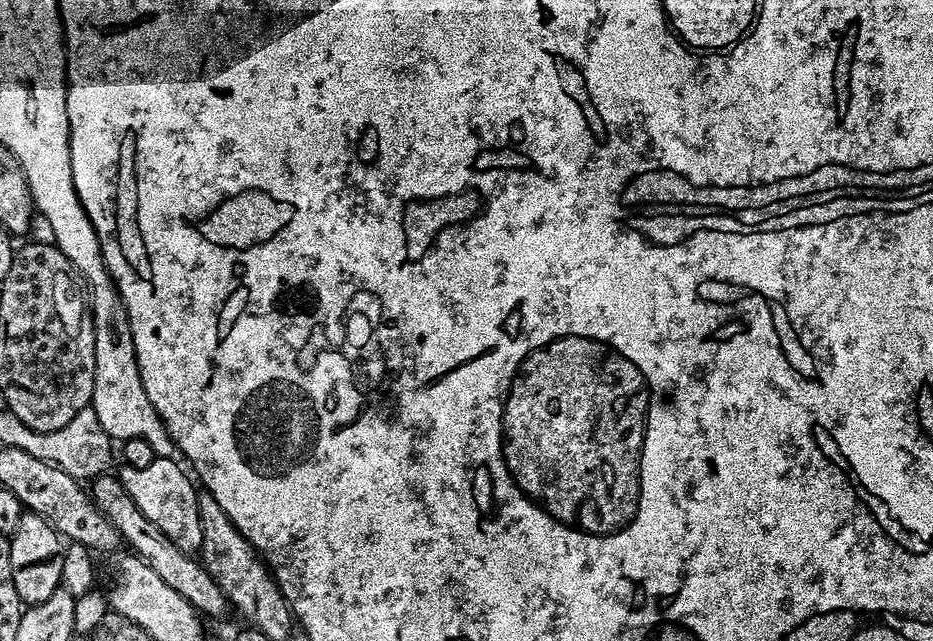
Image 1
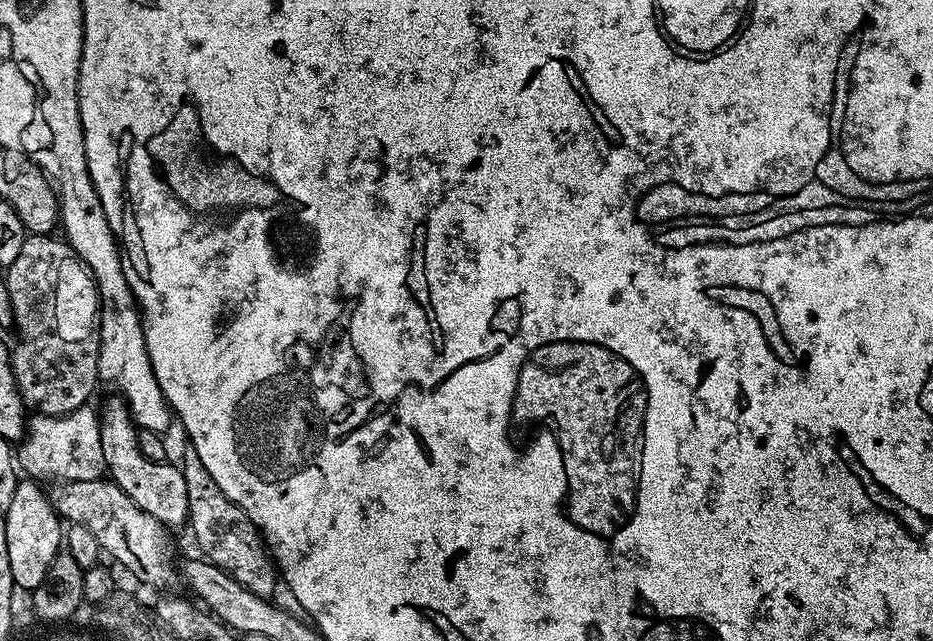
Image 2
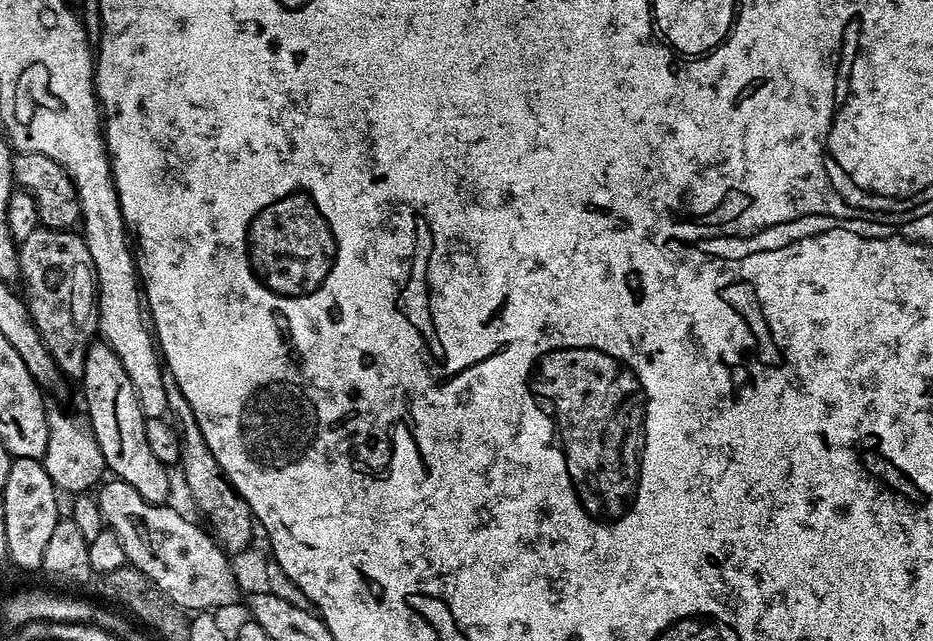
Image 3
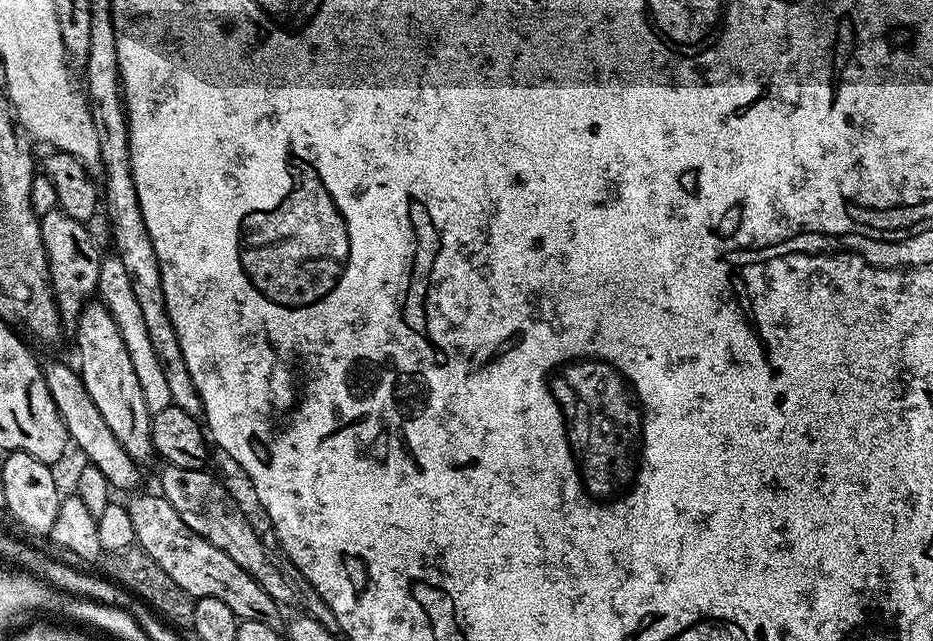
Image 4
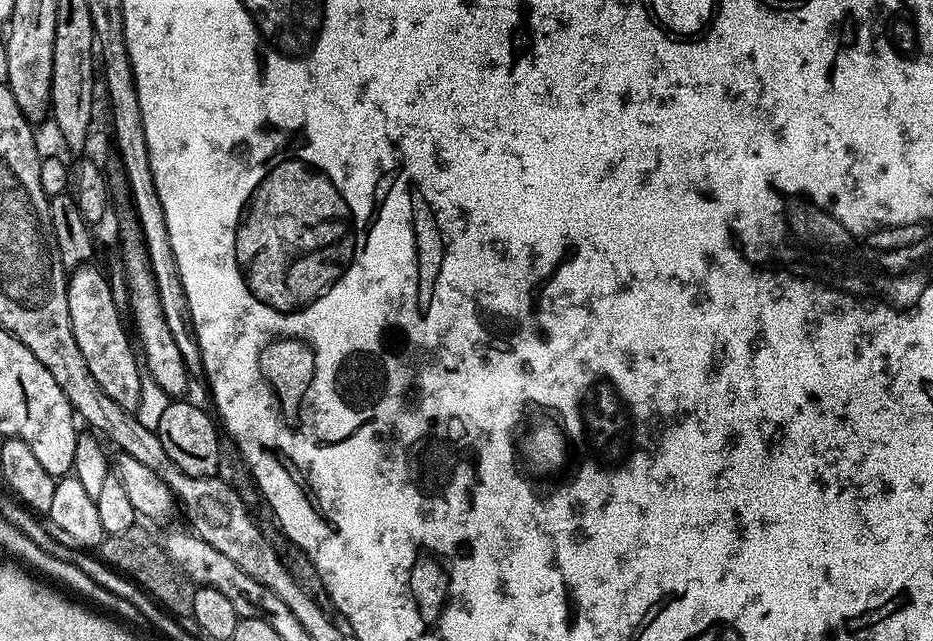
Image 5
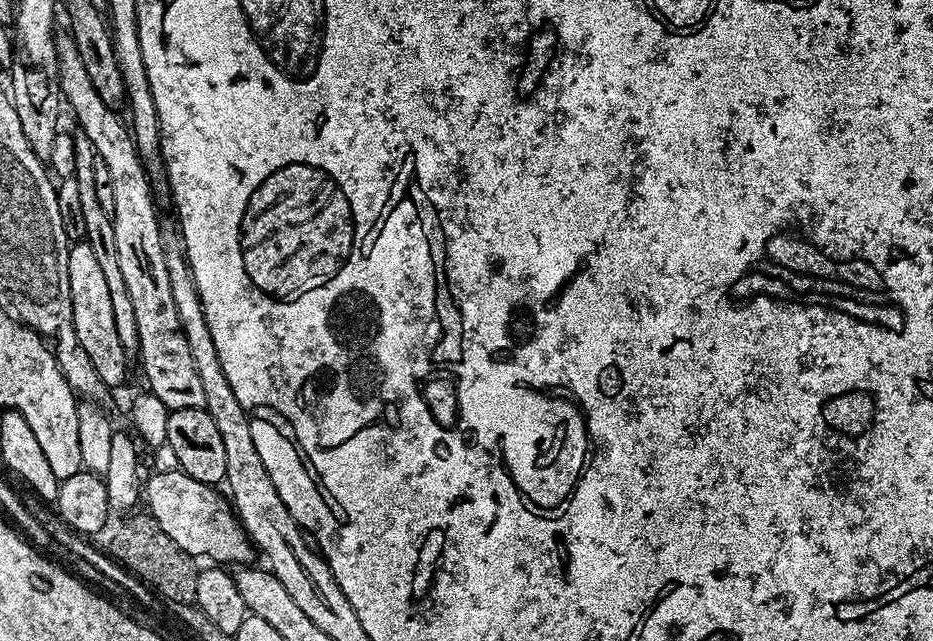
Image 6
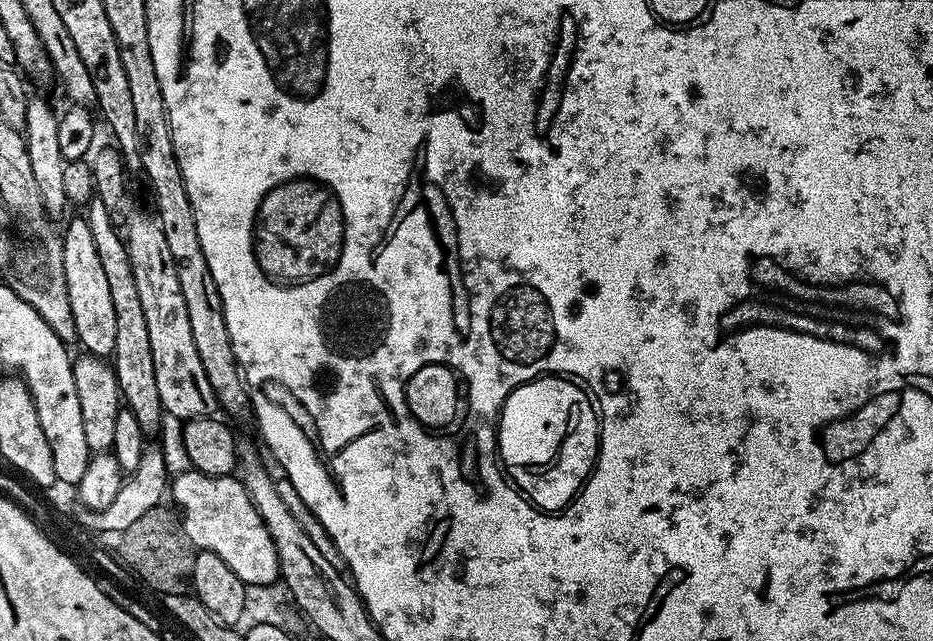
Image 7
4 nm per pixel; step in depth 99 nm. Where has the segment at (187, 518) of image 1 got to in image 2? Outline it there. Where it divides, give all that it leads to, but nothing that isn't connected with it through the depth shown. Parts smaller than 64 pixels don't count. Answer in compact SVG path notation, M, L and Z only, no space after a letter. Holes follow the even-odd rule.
M119 394L111 395L106 397L104 405L98 408L103 457L105 458L107 475L137 506L142 510L146 510L146 514L150 514L158 522L162 522L165 528L176 530L176 527L180 523L183 525L188 518L186 478L184 477L183 471L179 467L171 468L171 463L165 462L159 464L158 462L145 458L142 450L138 450L138 438L136 437L138 429L133 421L132 412L129 410L127 402Z

